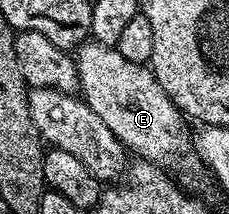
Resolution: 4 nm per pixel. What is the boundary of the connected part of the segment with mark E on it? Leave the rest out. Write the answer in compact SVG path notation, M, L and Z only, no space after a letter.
M93 40L79 46L74 56L80 76L79 96L90 107L90 111L94 111L94 115L98 115L98 119L102 119L102 123L114 131L125 150L171 171L178 178L181 188L196 191L192 189L203 183L204 173L206 177L205 166L195 152L180 153L180 149L187 145L189 148L190 145L189 138L188 141L184 138L185 118L168 98L166 91L162 91L151 68L130 63L130 59L122 59L113 46L99 45Z

